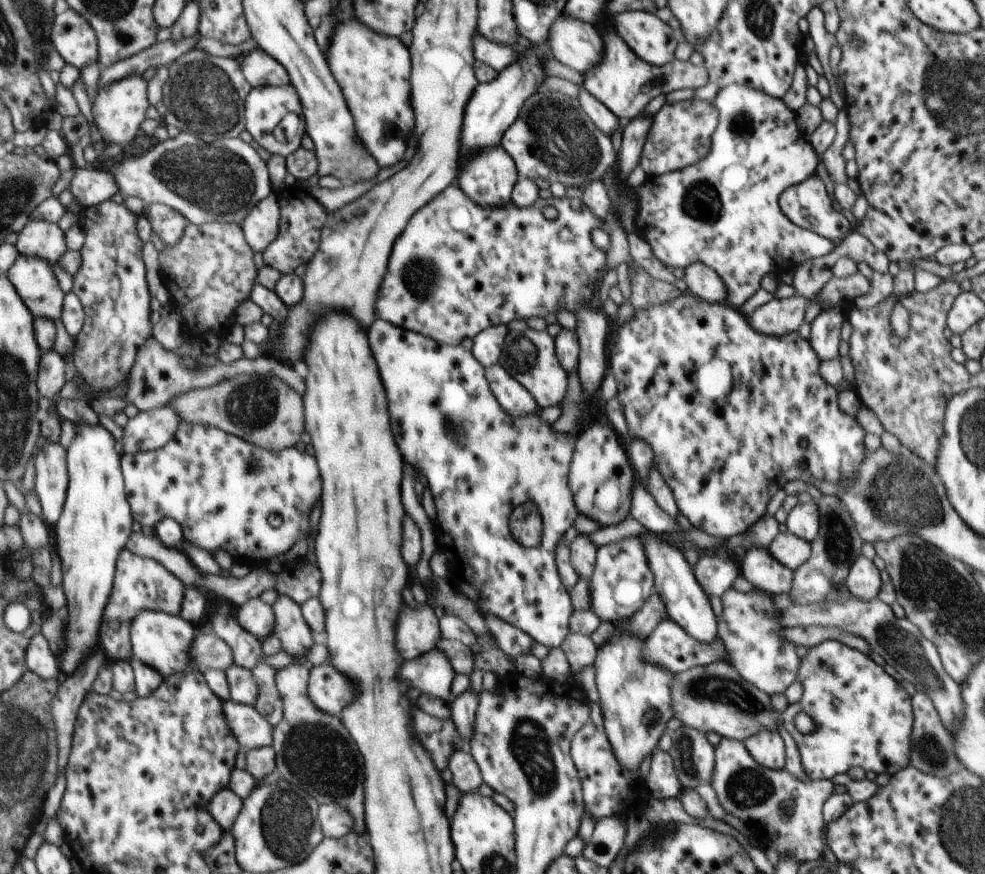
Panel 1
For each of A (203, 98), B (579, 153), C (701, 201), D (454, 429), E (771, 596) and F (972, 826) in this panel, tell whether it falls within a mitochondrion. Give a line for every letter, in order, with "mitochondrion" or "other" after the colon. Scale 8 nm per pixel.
A: mitochondrion
B: mitochondrion
C: mitochondrion
D: mitochondrion
E: other
F: mitochondrion

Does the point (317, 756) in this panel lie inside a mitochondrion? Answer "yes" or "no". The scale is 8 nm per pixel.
yes

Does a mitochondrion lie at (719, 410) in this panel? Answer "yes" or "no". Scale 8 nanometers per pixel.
no

